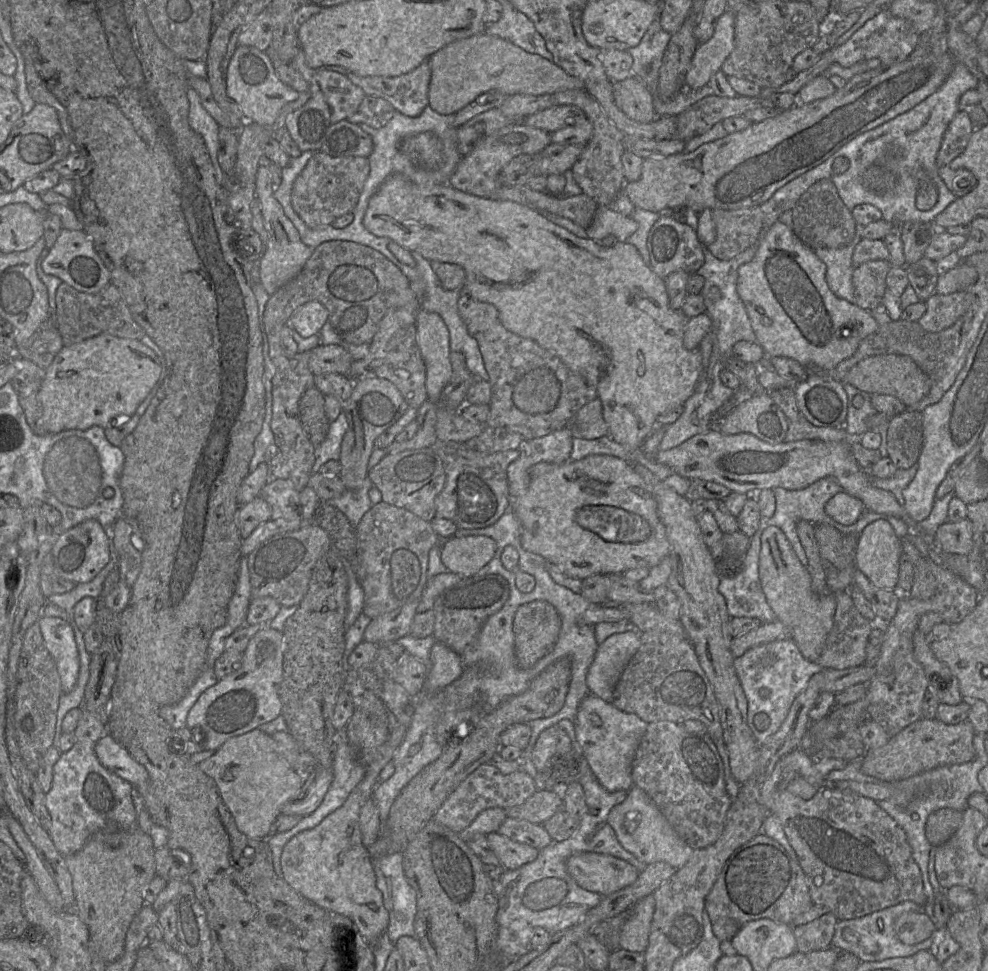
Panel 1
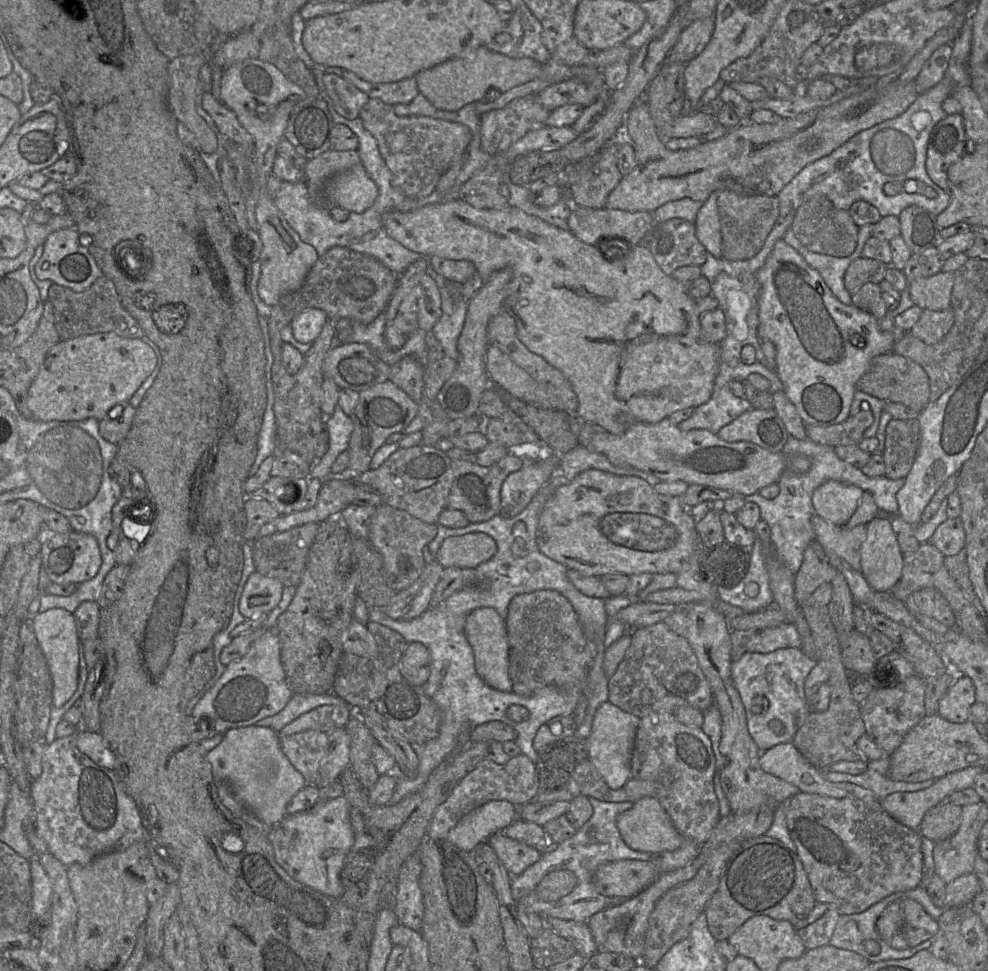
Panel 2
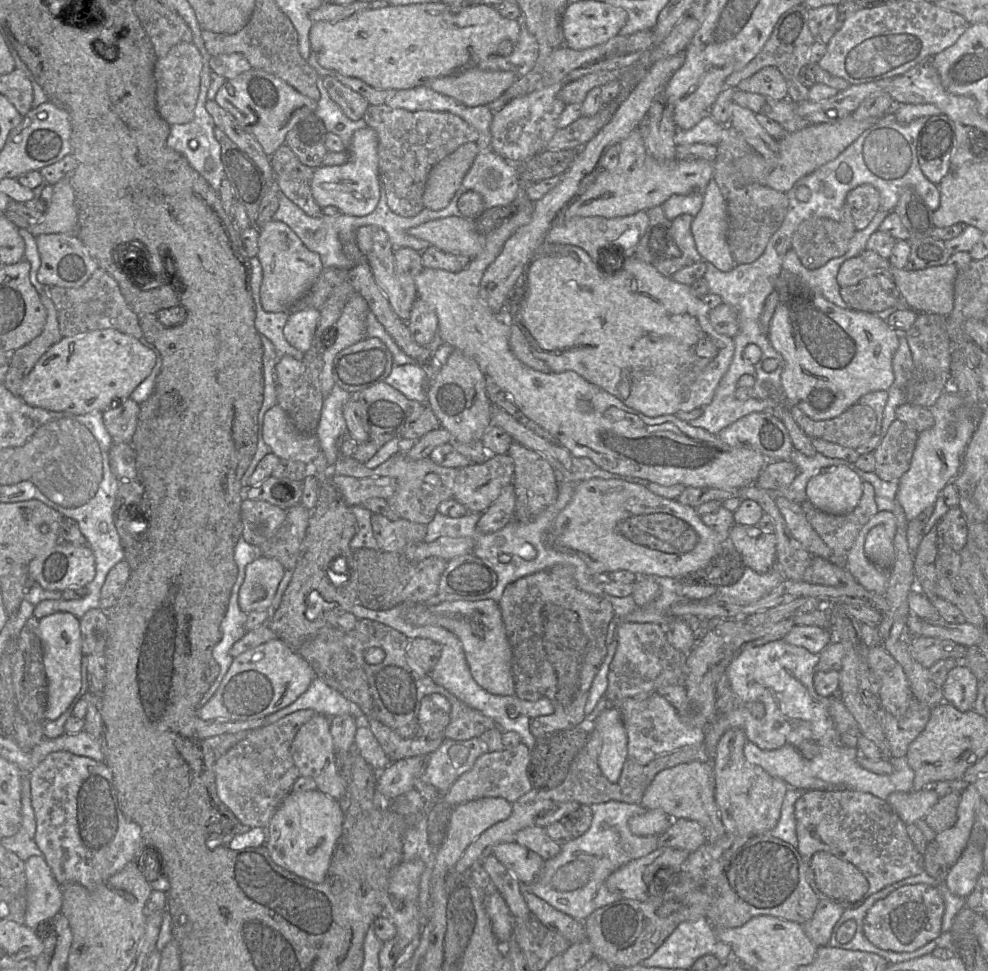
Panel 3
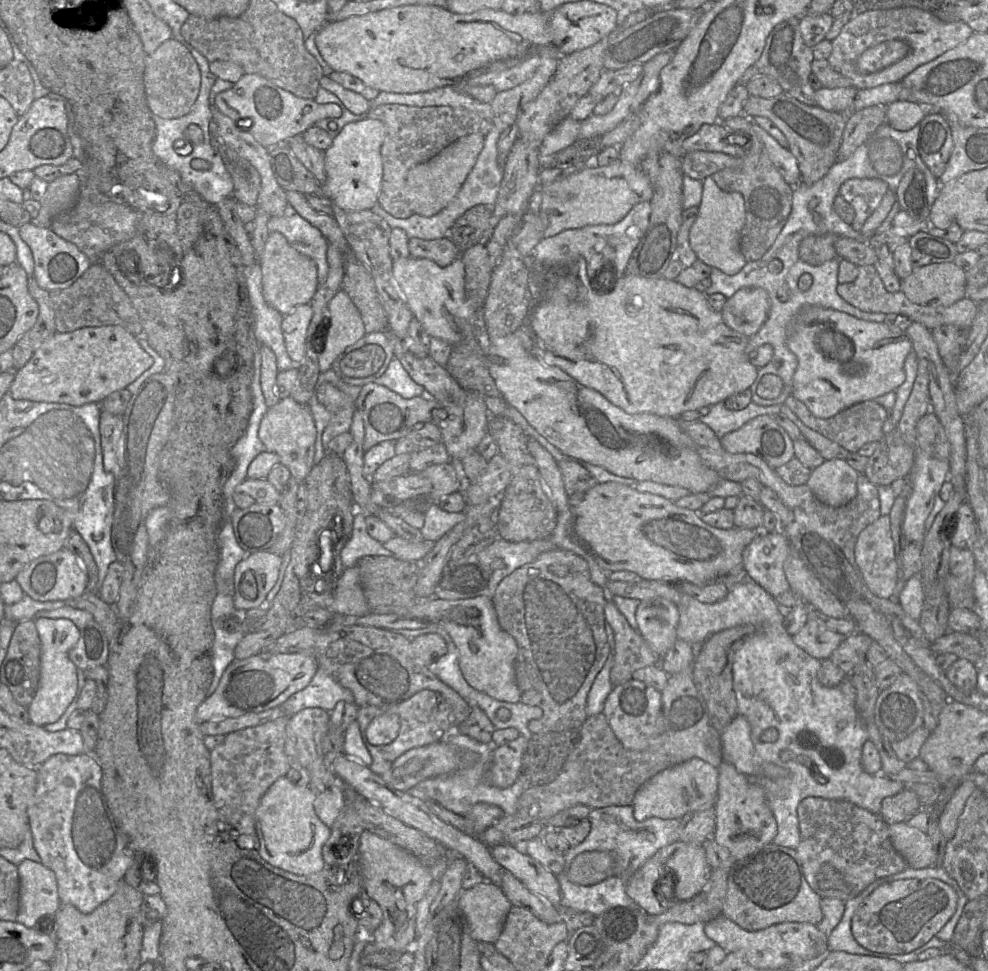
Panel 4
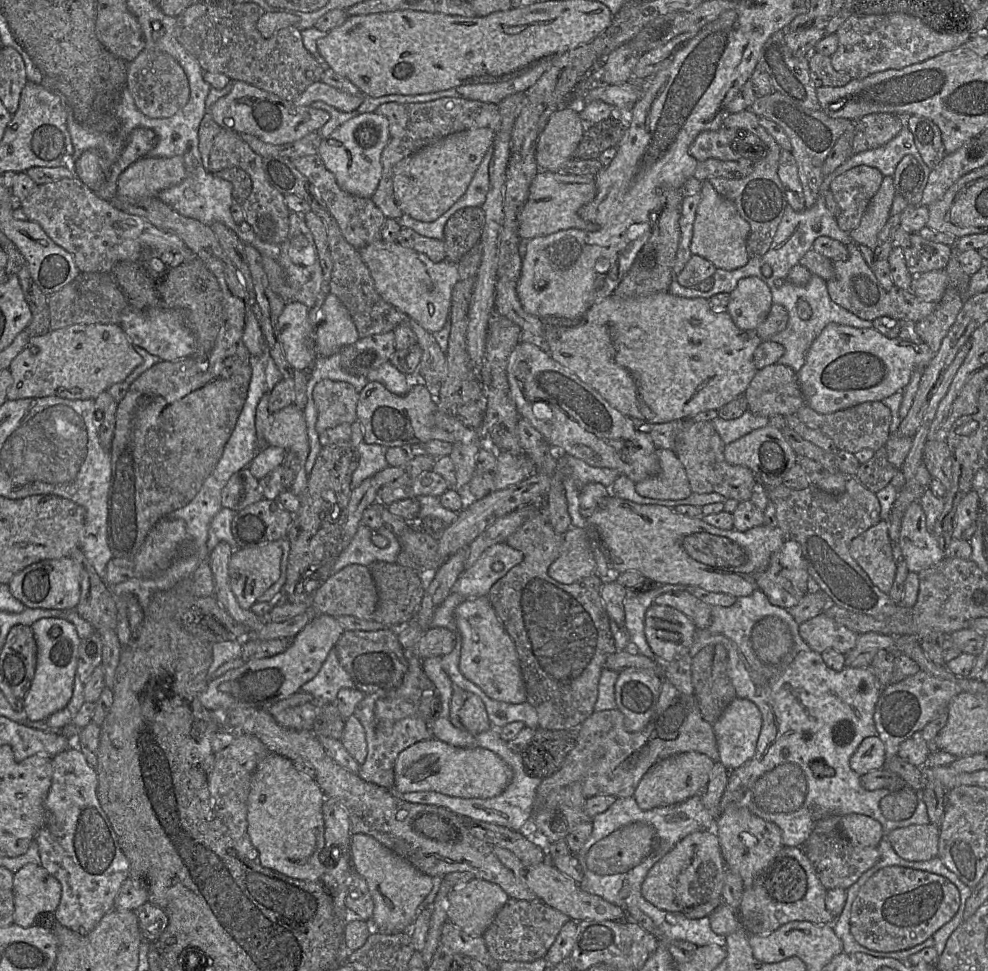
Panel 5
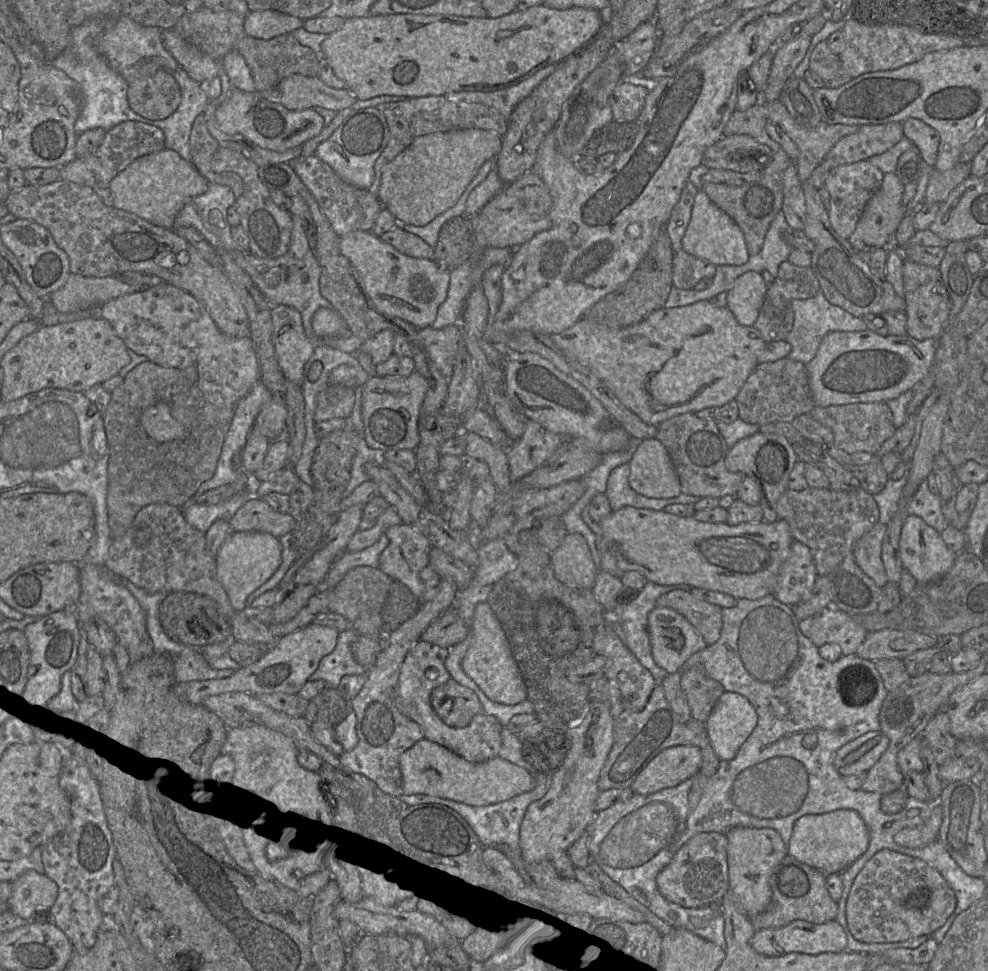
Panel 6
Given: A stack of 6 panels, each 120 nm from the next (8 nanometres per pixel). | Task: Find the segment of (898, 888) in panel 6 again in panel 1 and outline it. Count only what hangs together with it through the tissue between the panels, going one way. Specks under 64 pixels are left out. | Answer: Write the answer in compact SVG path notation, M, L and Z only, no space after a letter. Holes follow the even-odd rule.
M905 912L895 921L894 928L901 942L918 944L931 937L936 930L933 920L924 912Z

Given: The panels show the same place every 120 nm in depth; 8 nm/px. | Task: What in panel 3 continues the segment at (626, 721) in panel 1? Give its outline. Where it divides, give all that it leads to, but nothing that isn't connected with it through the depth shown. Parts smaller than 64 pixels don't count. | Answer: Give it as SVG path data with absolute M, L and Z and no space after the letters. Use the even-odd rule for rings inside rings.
M611 705L605 708L596 720L594 728L602 739L599 767L603 775L615 783L628 759L627 734L619 709Z

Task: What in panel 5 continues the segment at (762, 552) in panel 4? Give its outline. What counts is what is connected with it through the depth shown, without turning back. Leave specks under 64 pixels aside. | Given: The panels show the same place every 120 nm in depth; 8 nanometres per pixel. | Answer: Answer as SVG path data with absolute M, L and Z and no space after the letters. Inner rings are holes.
M785 539L756 583L772 605L790 609L809 592L809 579L800 544Z

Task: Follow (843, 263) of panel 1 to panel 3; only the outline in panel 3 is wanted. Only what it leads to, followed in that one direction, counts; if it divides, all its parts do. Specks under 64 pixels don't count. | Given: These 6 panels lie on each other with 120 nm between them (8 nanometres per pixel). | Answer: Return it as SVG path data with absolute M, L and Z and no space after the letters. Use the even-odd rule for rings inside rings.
M845 254L834 258L818 269L809 269L810 275L806 275L807 285L818 290L828 301L843 308L850 306L843 300L840 294L840 286L837 282L837 274L841 265L845 262Z

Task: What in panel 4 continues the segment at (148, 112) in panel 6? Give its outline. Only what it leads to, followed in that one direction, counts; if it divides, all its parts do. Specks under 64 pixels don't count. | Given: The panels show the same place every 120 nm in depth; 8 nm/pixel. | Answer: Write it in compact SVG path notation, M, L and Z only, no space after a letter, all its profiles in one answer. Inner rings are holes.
M173 38L163 42L152 54L147 55L143 73L146 103L152 115L164 119L174 119L186 115L197 99L200 79L199 67L187 47Z

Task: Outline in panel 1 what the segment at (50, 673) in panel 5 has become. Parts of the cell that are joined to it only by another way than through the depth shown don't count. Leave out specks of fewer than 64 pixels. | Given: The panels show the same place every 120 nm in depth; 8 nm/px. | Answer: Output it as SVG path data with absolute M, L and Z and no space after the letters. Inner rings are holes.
M42 616L38 624L57 667L62 693L69 693L79 674L79 653L71 623L63 618Z

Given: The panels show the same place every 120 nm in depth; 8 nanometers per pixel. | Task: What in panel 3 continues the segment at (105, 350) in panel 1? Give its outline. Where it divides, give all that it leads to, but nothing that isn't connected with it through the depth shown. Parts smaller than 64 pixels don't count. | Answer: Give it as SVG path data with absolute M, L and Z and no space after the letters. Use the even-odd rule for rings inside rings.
M111 328L62 337L37 361L23 381L19 397L29 406L49 411L77 415L92 411L103 412L116 405L120 399L128 398L132 391L149 375L155 364L155 354L151 347L153 346L142 338L137 339Z

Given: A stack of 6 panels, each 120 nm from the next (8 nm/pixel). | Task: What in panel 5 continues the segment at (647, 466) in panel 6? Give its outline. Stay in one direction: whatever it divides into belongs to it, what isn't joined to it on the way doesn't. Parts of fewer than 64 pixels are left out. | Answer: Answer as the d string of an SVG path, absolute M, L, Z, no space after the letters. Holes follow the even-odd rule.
M657 448L660 469L645 480L634 482L636 492L648 498L678 500L688 497L692 491L685 468L676 453Z

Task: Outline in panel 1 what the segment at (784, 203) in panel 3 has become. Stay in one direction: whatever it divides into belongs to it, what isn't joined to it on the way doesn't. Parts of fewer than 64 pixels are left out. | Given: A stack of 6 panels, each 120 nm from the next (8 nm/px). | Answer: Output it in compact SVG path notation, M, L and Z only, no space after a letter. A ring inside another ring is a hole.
M760 206L735 210L713 209L716 238L707 248L720 260L730 260L754 245L763 227Z

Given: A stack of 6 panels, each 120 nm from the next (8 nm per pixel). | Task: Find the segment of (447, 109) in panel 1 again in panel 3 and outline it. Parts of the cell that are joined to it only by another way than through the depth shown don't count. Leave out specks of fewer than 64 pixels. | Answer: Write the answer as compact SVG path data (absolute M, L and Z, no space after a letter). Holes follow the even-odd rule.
M471 69L460 74L439 77L423 86L451 97L468 107L494 103L518 76L510 71Z

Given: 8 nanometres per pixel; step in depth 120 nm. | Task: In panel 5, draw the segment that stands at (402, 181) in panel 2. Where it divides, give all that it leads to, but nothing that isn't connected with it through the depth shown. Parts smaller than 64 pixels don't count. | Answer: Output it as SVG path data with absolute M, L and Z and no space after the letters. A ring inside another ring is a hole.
M445 97L431 102L415 104L390 102L377 107L374 113L387 118L389 141L381 155L381 179L371 199L384 216L391 219L399 219L404 215L396 204L393 191L393 170L398 162L453 133L478 128L489 128L498 132L502 123L497 105L460 97Z

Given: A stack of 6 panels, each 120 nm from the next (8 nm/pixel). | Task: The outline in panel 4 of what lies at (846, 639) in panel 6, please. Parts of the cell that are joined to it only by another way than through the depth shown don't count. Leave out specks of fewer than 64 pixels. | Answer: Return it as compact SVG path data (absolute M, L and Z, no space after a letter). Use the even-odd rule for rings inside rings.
M812 620L792 636L798 647L819 660L828 659L844 638L842 634L823 628Z

